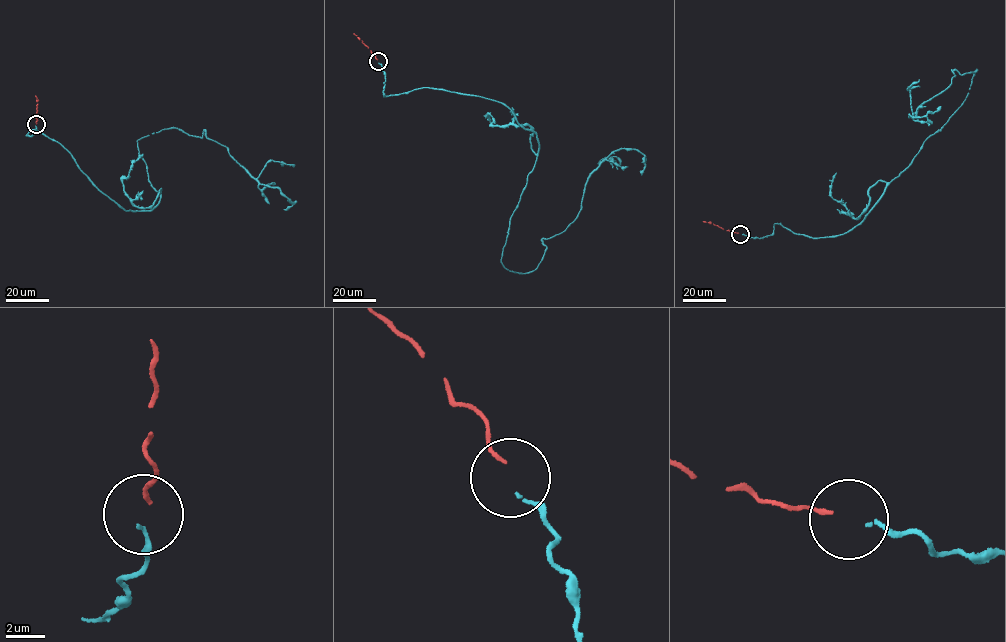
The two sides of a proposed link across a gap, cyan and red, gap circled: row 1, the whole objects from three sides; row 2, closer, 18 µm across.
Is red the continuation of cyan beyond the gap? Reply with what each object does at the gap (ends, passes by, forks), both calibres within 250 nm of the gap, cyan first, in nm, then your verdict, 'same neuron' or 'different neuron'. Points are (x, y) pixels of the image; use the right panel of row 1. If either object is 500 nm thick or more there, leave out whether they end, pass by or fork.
cyan ends | red ends | 160/240 nm | same neuron

